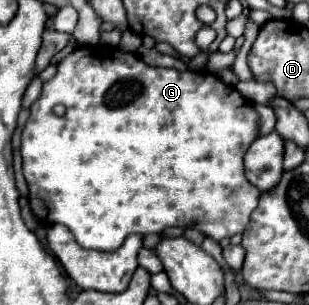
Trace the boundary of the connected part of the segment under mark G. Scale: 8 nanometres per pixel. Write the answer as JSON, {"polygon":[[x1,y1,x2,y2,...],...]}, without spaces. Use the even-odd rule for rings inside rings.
{"polygon":[[79,46,67,58,57,64,57,76,43,84,41,96,29,108,29,120,21,132,21,156,23,176,29,186,29,204,35,216,43,222,65,224,75,240,89,250,117,250,129,234,161,234,165,228,195,228,215,242,243,234,251,222,251,214,257,208,261,192,245,178,243,156,251,142,259,136,259,114,255,104,245,100,233,86,227,86,211,72,179,72,175,68,147,66,137,54,123,52,119,48,103,48,95,54,93,46],[55,104,63,104,67,110,63,116,53,112]]}

